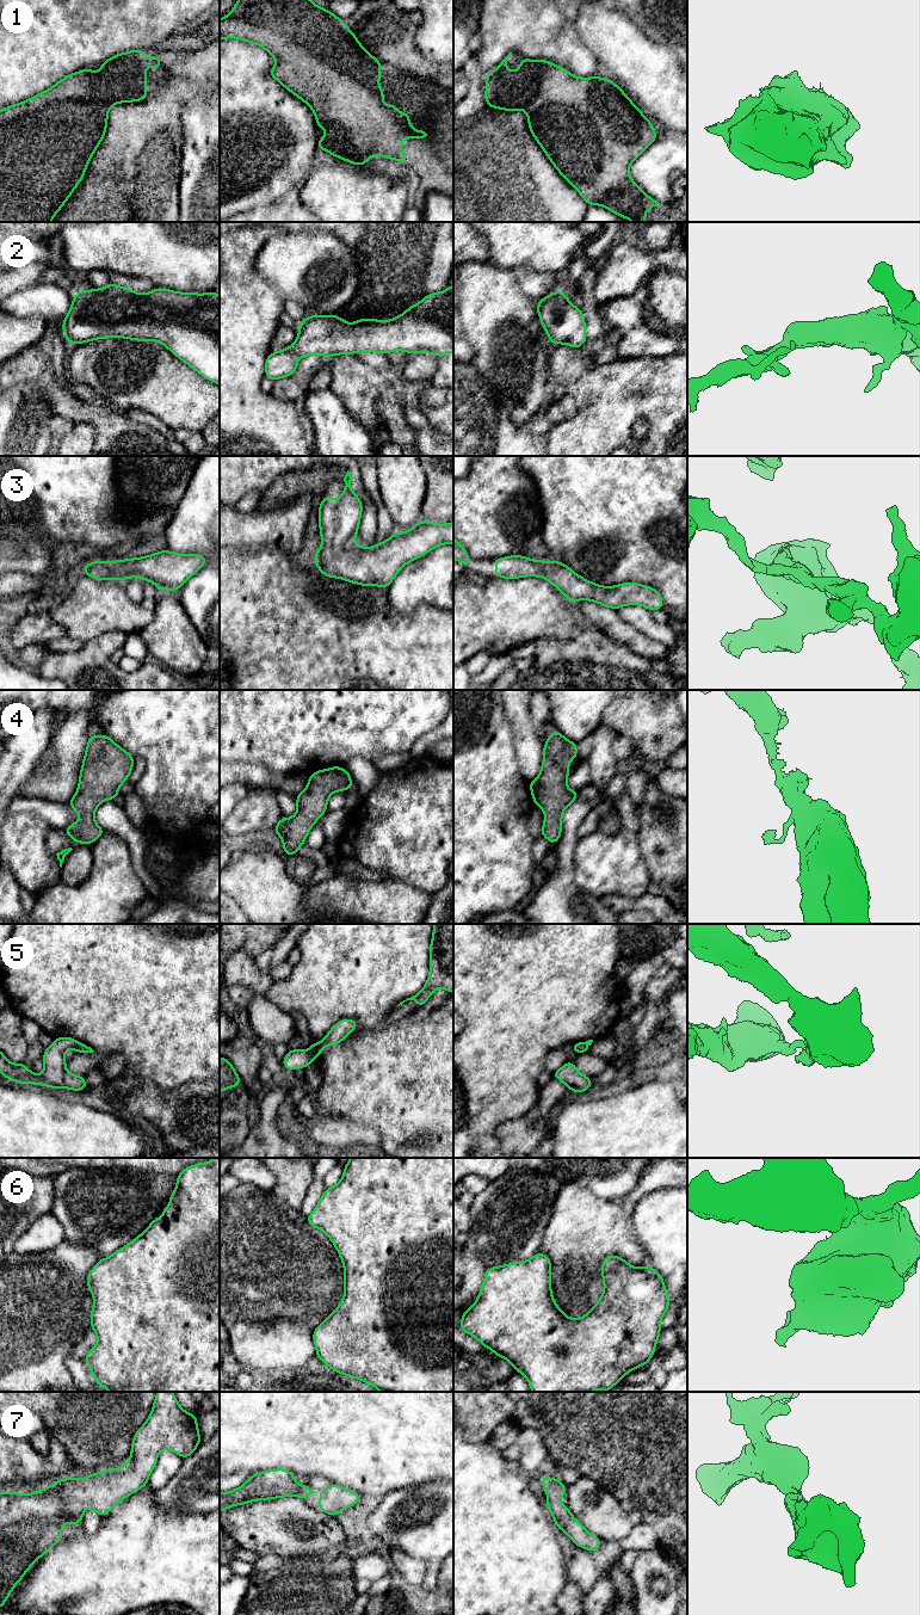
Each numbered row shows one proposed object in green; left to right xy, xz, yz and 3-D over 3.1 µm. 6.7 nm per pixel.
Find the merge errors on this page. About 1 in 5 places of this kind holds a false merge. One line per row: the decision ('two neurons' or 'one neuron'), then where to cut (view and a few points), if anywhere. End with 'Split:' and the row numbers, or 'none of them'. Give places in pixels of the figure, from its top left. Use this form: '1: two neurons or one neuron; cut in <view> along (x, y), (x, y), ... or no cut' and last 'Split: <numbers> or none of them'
1: one neuron; no cut
2: one neuron; no cut
3: one neuron; no cut
4: one neuron; no cut
5: two neurons; cut in xz along (307, 1051), (314, 1059)
6: one neuron; no cut
7: one neuron; no cut
Split: 5

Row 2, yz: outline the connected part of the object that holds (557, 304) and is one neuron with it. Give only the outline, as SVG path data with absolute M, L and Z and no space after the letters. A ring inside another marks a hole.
M561 290L538 301L537 313L552 345L566 344L578 349L586 343L584 314Z

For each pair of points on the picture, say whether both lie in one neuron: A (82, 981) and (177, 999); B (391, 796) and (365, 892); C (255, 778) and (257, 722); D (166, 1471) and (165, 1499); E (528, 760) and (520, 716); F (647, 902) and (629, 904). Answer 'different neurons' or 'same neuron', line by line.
A: same neuron
B: different neurons
C: different neurons
D: different neurons
E: same neuron
F: same neuron

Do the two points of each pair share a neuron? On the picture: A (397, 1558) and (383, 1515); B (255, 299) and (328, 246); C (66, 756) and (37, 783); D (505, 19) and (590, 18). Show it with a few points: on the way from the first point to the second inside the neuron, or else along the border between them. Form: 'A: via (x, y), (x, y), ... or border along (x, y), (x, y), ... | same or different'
A: border along (391, 1551), (403, 1551), (421, 1560) | different
B: border along (255, 263), (255, 271), (276, 290), (284, 302) | different
C: via (66, 765), (47, 783) | same
D: border along (572, 20), (580, 39), (586, 45) | different

